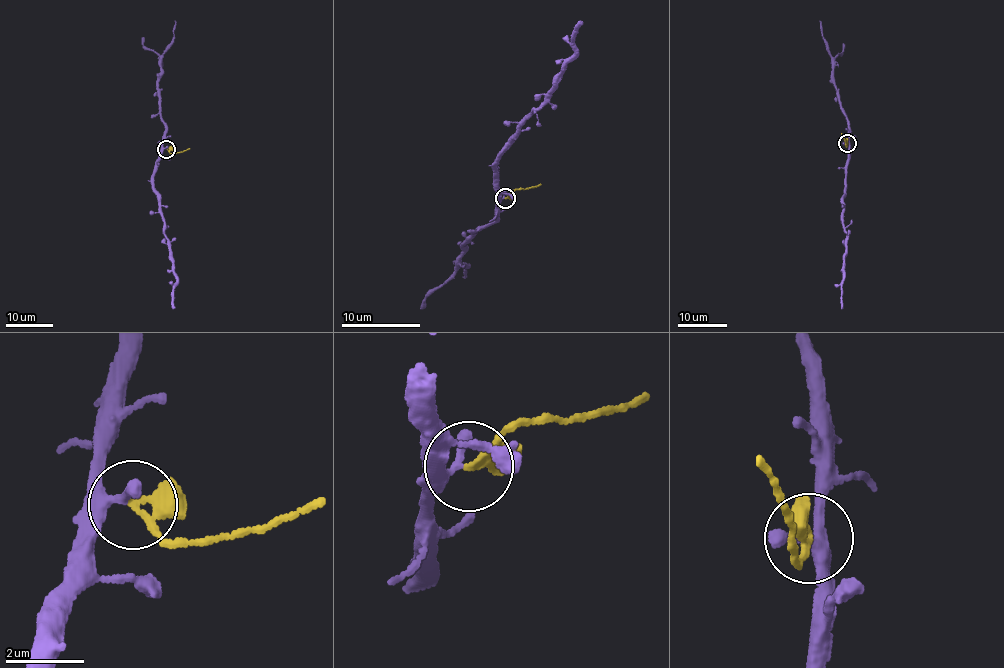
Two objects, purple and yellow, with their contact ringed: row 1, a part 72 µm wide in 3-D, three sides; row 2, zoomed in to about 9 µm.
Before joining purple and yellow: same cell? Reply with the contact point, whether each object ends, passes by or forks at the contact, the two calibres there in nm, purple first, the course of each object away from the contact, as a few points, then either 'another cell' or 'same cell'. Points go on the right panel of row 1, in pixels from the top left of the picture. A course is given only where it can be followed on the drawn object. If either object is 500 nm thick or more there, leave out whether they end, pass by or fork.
(847, 143) | purple passes by | yellow passes by | 280/240 nm | purple via (847, 144), (845, 197), (842, 200), (843, 228), (847, 237), (842, 309) | yellow via (847, 143), (845, 146), (841, 132) | another cell

